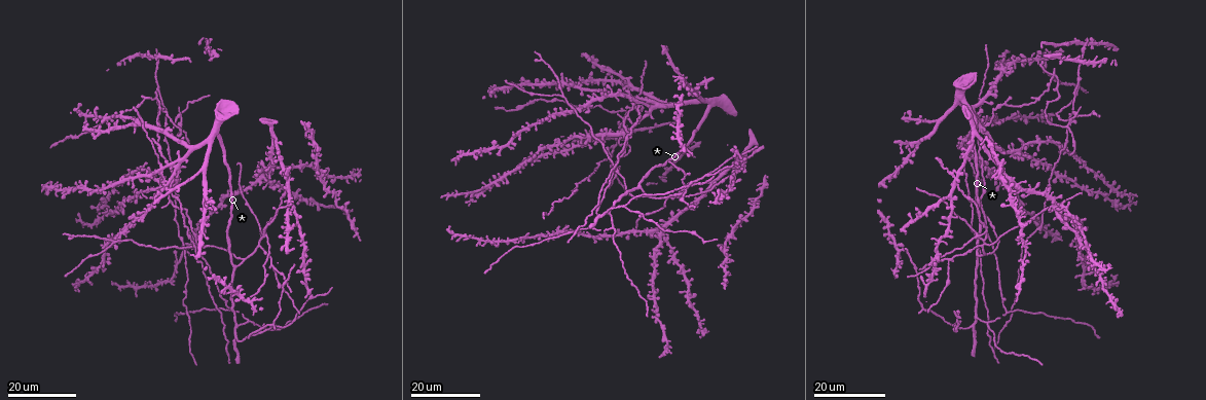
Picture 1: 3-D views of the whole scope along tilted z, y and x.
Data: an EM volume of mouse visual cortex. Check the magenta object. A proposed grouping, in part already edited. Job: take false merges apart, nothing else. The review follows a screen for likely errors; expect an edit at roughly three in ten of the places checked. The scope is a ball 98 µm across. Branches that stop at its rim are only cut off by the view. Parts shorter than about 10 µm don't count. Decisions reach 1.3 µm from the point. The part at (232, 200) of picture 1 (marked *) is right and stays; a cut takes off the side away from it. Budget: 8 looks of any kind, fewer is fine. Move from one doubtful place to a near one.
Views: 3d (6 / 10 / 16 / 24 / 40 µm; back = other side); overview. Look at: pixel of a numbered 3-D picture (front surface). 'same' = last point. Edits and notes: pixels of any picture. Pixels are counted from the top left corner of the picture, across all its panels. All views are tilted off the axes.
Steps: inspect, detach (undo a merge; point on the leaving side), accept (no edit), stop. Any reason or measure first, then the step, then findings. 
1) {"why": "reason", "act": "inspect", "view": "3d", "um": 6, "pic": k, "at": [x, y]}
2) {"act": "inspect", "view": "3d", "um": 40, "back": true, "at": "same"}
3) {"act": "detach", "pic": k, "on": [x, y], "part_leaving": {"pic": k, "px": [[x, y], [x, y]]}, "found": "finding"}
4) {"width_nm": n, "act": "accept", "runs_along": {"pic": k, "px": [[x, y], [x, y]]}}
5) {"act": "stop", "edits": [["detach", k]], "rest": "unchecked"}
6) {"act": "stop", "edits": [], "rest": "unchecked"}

{"why": "four-way junction", "act": "inspect", "view": "3d", "um": 16, "pic": 1, "at": [954, 172]}

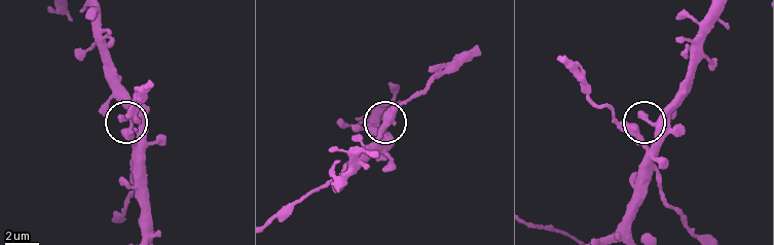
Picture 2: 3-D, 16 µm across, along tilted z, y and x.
{"act": "inspect", "view": "3d", "um": 6, "pic": 2, "at": [633, 125]}

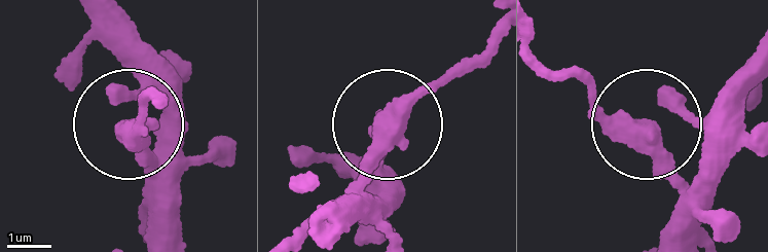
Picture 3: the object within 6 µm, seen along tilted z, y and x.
{"act": "accept", "runs_along": {"pic": 3, "px": [[702, 232], [694, 192], [658, 134], [534, 59]]}, "found": "all the same cell"}

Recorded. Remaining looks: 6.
{"why": "four or more arms meet", "act": "inspect", "view": "3d", "um": 16, "pic": 1, "at": [1054, 76]}

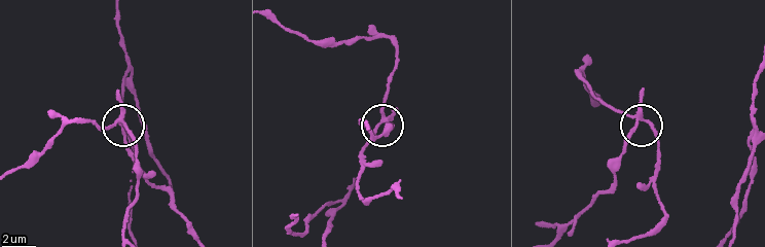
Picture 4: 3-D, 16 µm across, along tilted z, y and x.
{"act": "inspect", "view": "3d", "um": 10, "pic": 4, "at": [119, 118]}

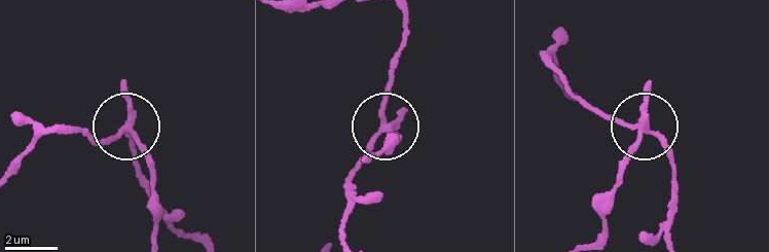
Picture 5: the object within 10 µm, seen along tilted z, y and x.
{"arms": 4, "act": "detach", "pic": 5, "on": [670, 156], "found": "a second cell is stuck on"}

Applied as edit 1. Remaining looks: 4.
{"why": "three arms meet", "act": "inspect", "view": "3d", "um": 24, "pic": 1, "at": [1016, 152]}

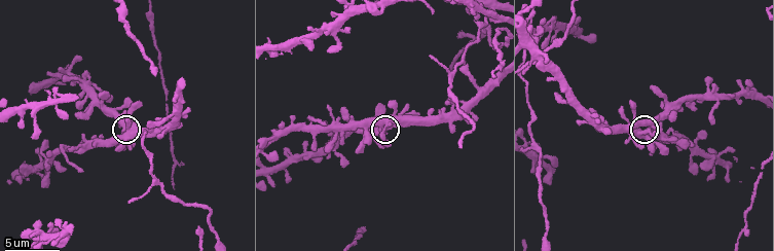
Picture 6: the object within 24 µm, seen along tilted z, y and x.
{"act": "inspect", "view": "3d", "um": 6, "pic": 6, "at": [382, 127]}

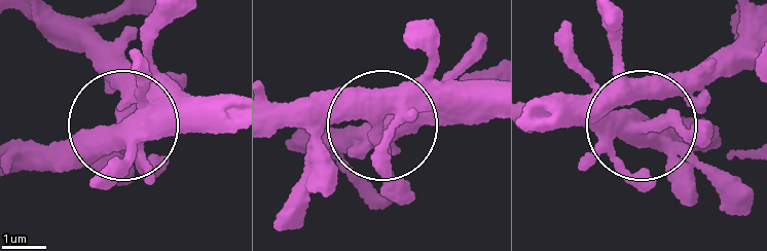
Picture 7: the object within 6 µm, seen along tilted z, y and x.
{"side_arm_um": 53, "act": "accept", "found": "one cell here"}

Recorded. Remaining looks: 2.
{"why": "three-way junction", "act": "inspect", "view": "3d", "um": 16, "pic": 1, "at": [113, 242]}

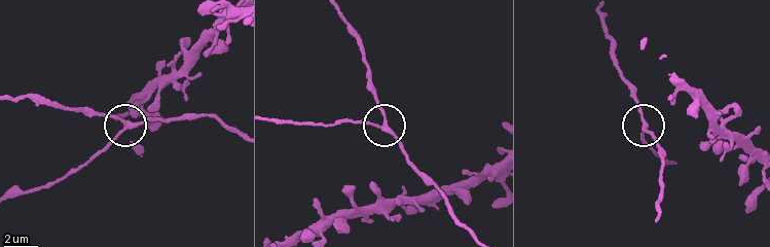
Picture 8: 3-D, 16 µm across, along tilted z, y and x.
{"act": "inspect", "view": "3d", "um": 10, "pic": 8, "at": [128, 124]}

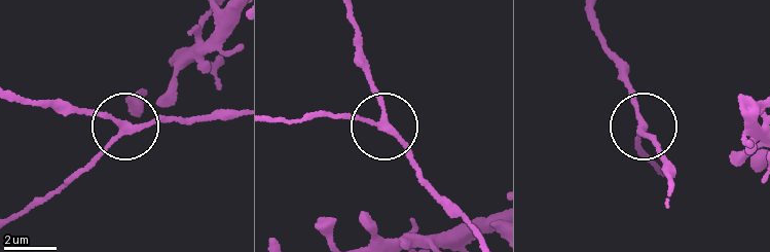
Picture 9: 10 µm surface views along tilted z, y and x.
{"width_nm": 200, "act": "accept", "runs_along": {"pic": 9, "px": [[237, 113], [132, 124], [72, 103]]}, "found": "all the same cell"}

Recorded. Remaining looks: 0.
{"act": "stop", "edits": [["detach", 5]], "rest": "unchecked"}

